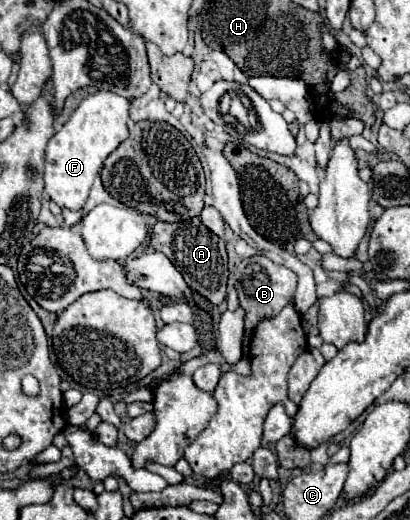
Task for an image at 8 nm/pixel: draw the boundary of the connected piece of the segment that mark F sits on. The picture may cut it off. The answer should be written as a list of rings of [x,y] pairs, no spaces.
[[[98,90],[86,96],[74,110],[70,120],[56,132],[46,146],[46,166],[44,166],[44,192],[60,208],[82,210],[94,178],[100,174],[104,160],[118,148],[120,142],[128,138],[128,108],[130,100]]]

